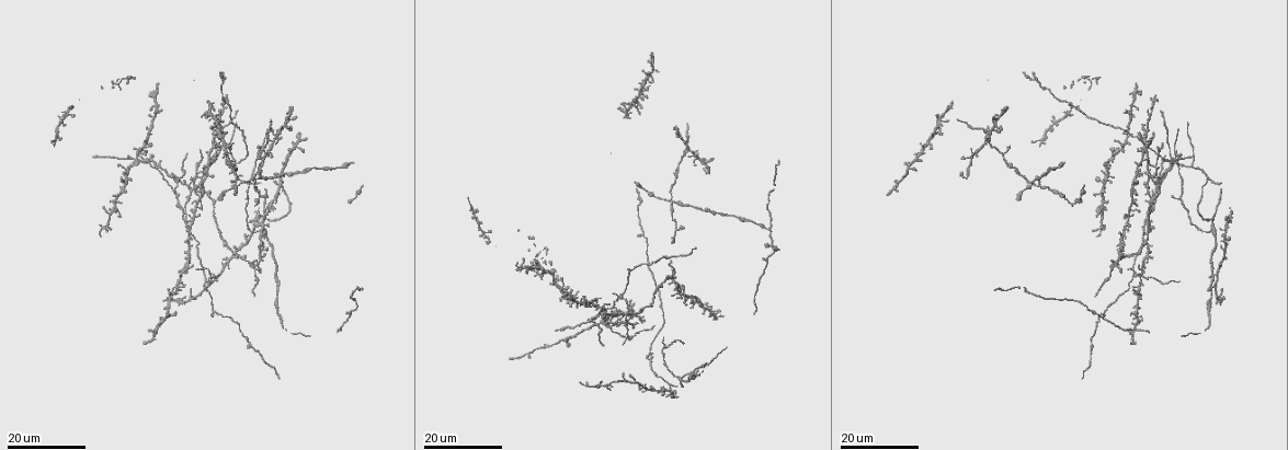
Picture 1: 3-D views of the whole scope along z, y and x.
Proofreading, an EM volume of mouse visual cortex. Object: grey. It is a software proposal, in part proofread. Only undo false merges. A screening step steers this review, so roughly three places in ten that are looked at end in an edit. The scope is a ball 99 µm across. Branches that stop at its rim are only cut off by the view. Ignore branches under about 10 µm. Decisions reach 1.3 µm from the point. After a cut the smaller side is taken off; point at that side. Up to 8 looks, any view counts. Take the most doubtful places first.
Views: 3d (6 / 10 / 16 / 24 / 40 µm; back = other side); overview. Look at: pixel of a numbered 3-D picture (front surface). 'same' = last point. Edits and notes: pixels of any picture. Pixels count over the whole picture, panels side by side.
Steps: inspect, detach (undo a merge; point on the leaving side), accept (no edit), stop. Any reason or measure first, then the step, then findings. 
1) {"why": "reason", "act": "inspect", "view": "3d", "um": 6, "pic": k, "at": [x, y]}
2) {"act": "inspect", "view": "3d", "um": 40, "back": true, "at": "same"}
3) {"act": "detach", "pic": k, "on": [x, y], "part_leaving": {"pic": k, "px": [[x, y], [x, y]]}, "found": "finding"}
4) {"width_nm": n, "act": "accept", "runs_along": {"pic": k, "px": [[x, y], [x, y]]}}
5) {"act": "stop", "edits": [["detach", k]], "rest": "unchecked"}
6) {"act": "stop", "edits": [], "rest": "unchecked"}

{"why": "looks like a crossing", "act": "inspect", "view": "3d", "um": 24, "pic": 1, "at": [256, 267]}

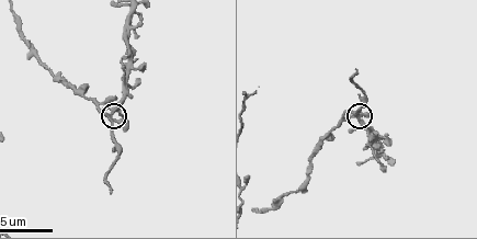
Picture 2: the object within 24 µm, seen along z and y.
{"act": "inspect", "view": "3d", "um": 6, "pic": 2, "at": [109, 117]}

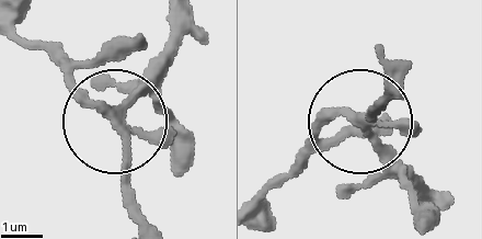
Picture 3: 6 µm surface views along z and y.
{"width_nm": 220, "act": "detach", "pic": 3, "on": [71, 86], "part_leaving": {"pic": 3, "px": [[112, 120], [53, 56], [11, 32]]}, "found": "a second neuron is stuck on"}

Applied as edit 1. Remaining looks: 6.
{"act": "inspect", "view": "overview"}

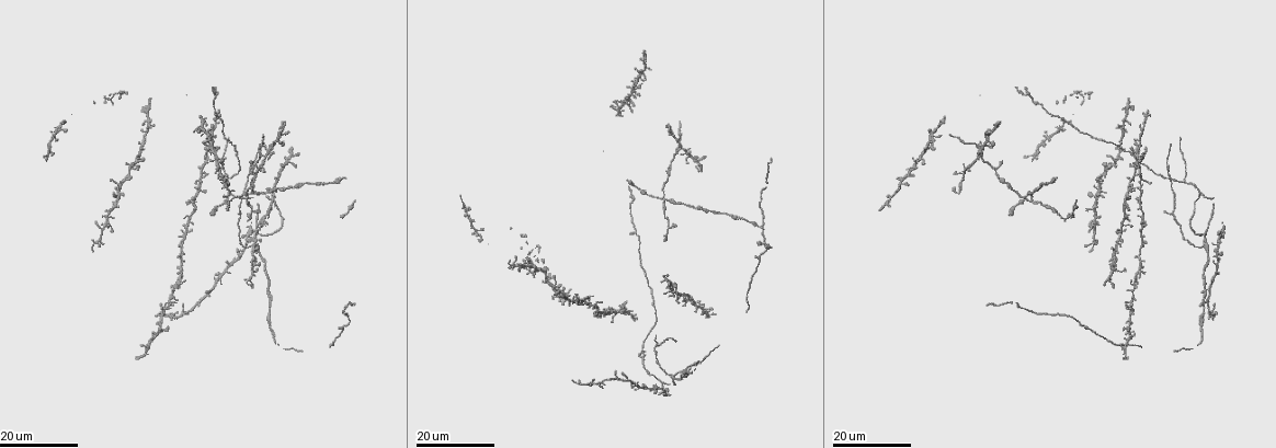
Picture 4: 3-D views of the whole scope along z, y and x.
{"act": "inspect", "view": "3d", "um": 24, "pic": 4, "at": [679, 149]}

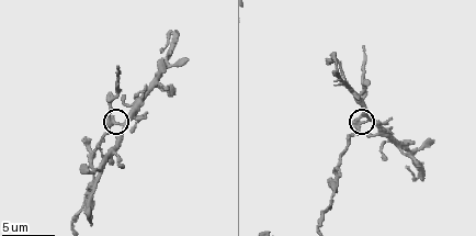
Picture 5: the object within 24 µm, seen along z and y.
{"why": "closer look", "act": "inspect", "view": "3d", "um": 10, "pic": 5, "at": [360, 124]}

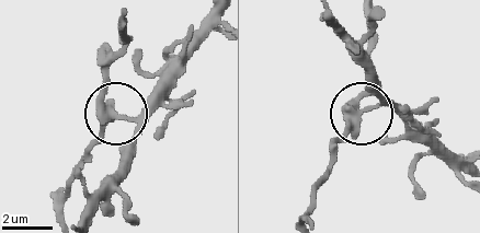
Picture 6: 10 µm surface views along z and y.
{"act": "detach", "pic": 6, "on": [101, 143], "part_leaving": {"pic": 6, "px": [[105, 118], [103, 136], [69, 185], [61, 217]]}, "found": "two neurons meet here"}

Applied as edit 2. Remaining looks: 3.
{"why": "two arms in line, one across", "act": "inspect", "view": "3d", "um": 24, "pic": 4, "at": [1126, 191]}

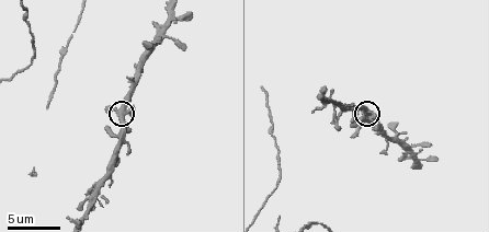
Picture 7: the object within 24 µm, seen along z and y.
{"why": "zoom in", "act": "inspect", "view": "3d", "um": 6, "pic": 7, "at": [367, 119]}

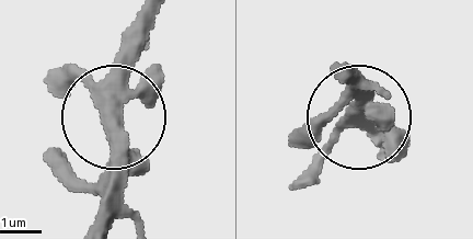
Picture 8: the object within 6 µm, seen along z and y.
{"act": "accept", "found": "continuous, no second neuron"}

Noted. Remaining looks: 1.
{"act": "stop", "edits": [["detach", 3], ["detach", 6]], "rest": "unchecked"}

